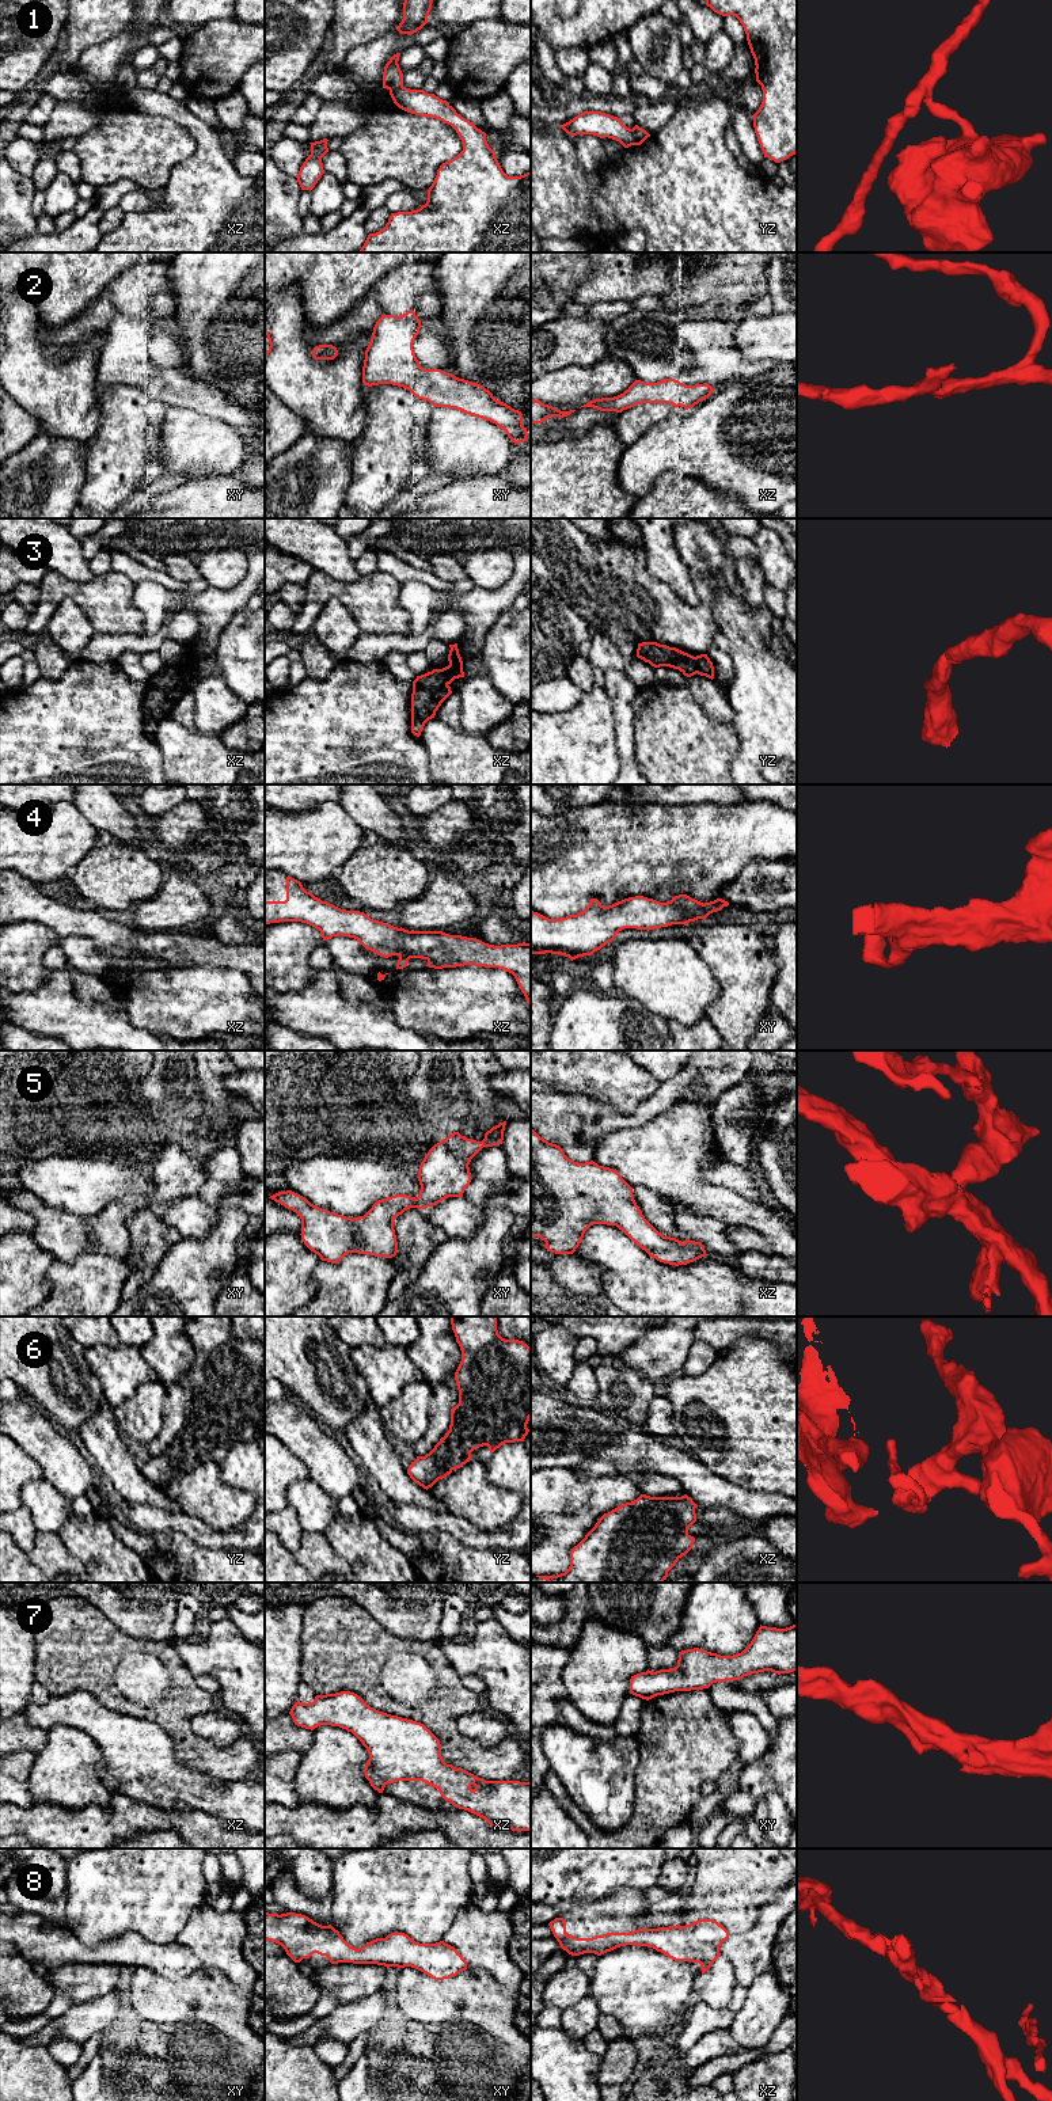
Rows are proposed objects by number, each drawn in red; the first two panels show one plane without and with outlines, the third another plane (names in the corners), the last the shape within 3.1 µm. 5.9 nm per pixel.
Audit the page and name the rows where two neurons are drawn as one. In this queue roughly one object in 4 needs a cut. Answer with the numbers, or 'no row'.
1

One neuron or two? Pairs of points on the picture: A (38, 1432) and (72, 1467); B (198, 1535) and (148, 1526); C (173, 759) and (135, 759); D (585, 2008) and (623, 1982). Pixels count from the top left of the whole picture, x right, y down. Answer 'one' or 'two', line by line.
A: one
B: one
C: two
D: two

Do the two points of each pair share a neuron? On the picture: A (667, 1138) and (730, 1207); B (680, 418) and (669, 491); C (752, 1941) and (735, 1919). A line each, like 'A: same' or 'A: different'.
A: same
B: different
C: different

